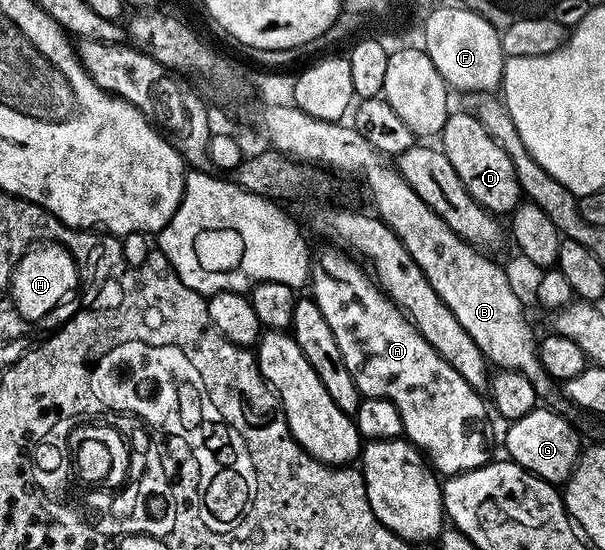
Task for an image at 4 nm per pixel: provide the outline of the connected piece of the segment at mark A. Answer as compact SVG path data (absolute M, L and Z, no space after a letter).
M333 250L337 251L321 251L318 255L316 252L311 267L311 298L317 303L319 312L323 313L328 328L335 336L339 353L343 353L343 361L347 361L347 373L351 373L362 396L366 399L386 399L395 405L402 419L404 438L425 456L434 472L448 477L479 469L490 462L490 412L486 400L475 389L471 389L471 385L467 385L467 381L463 381L463 377L459 377L459 373L455 373L455 369L451 369L451 365L447 365L447 361L439 357L435 349L431 349L431 345L427 345L423 333L419 333L409 316L390 301L376 278L356 258L350 257L344 250Z

